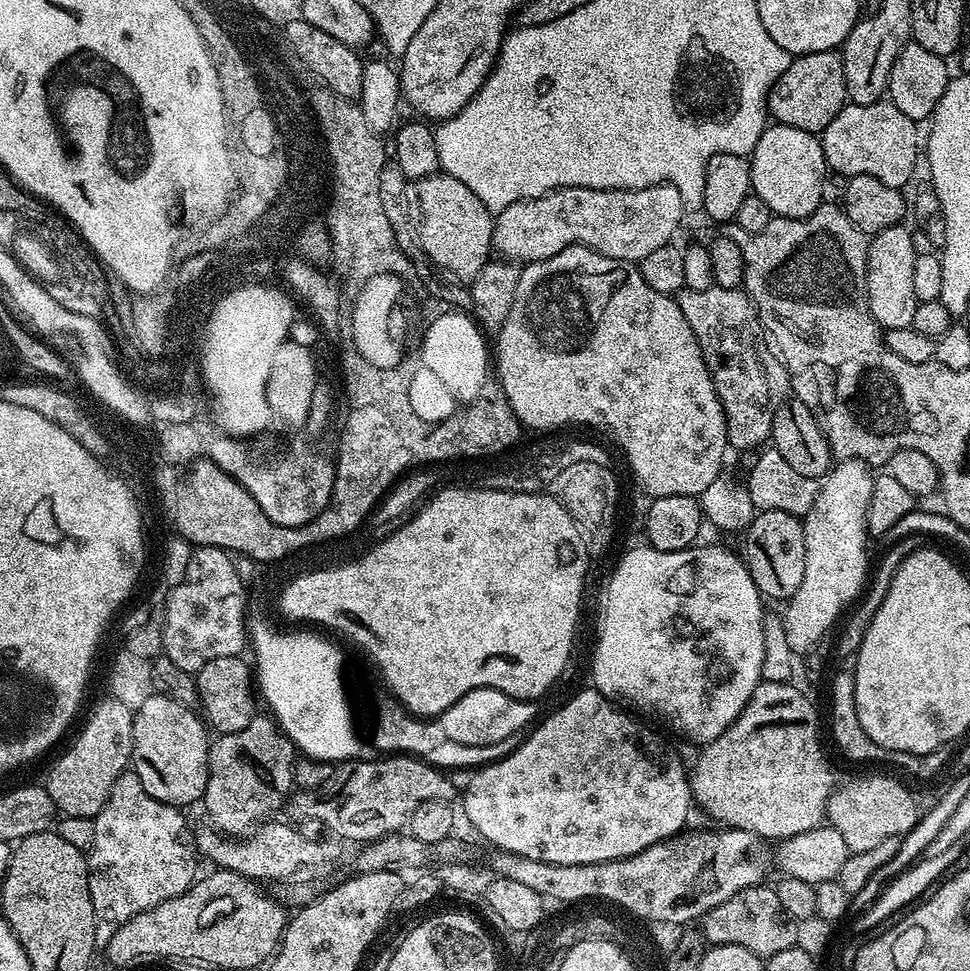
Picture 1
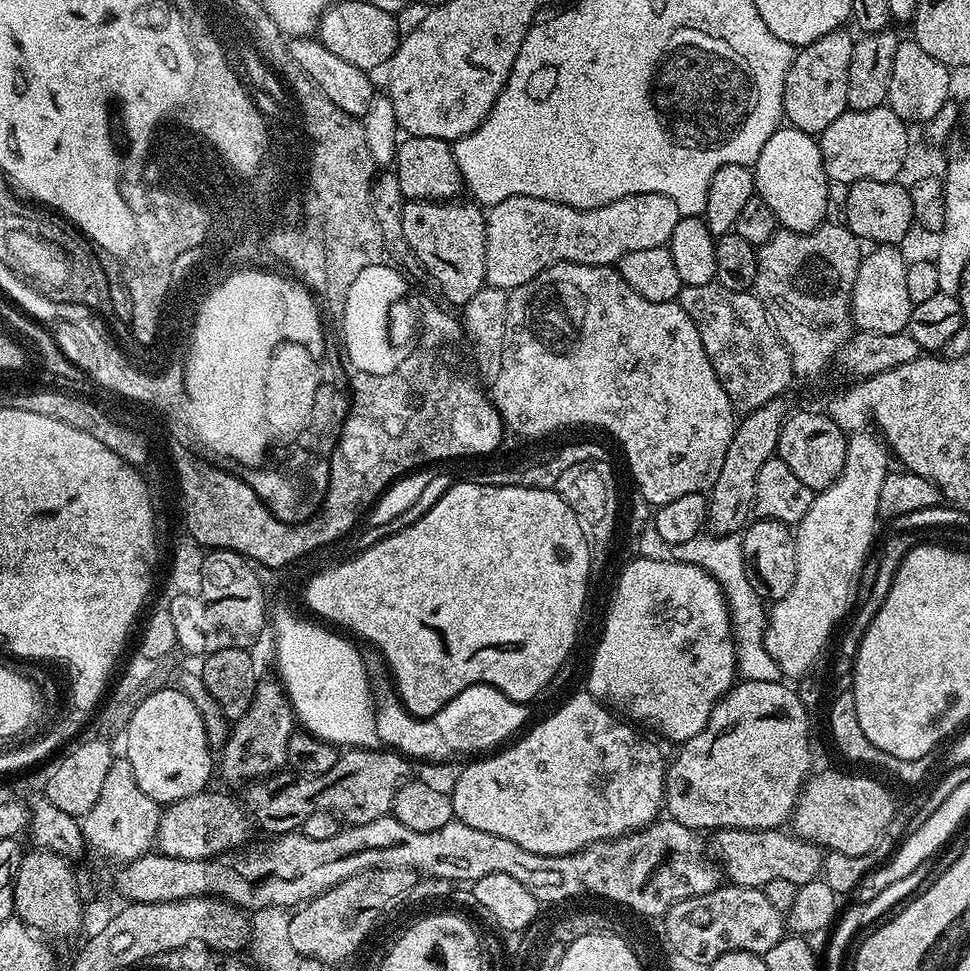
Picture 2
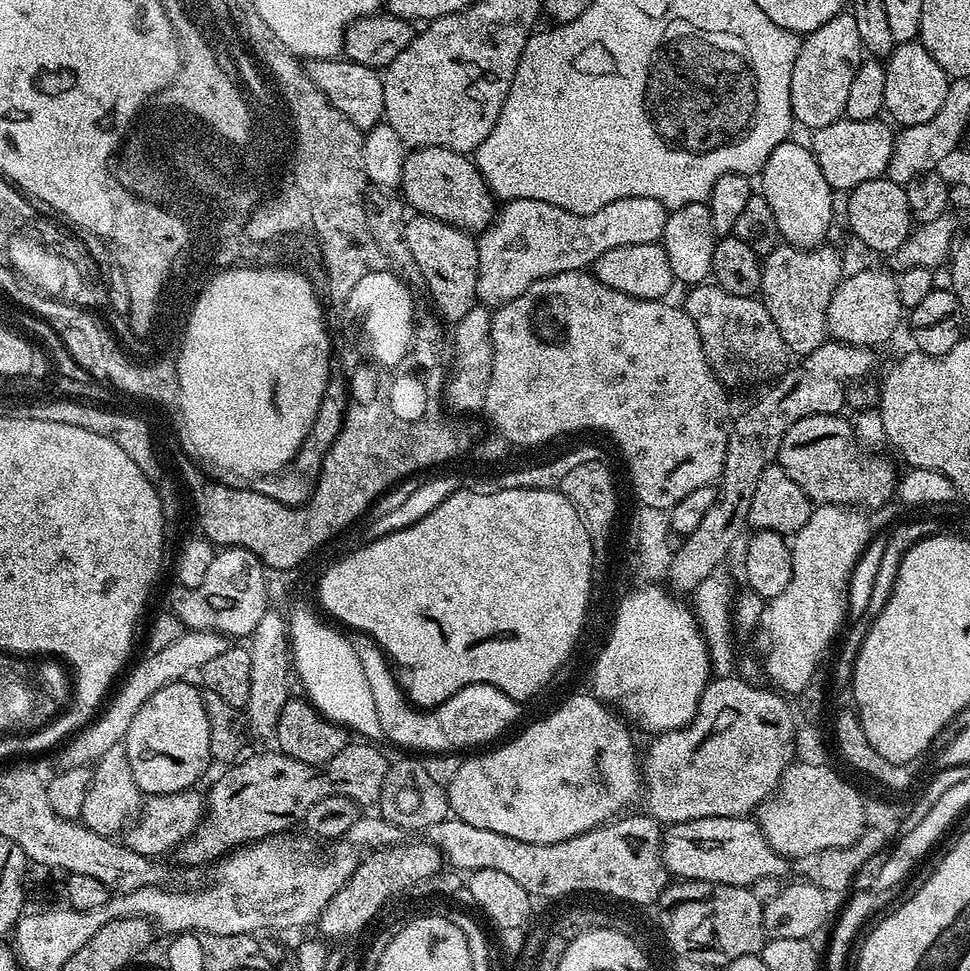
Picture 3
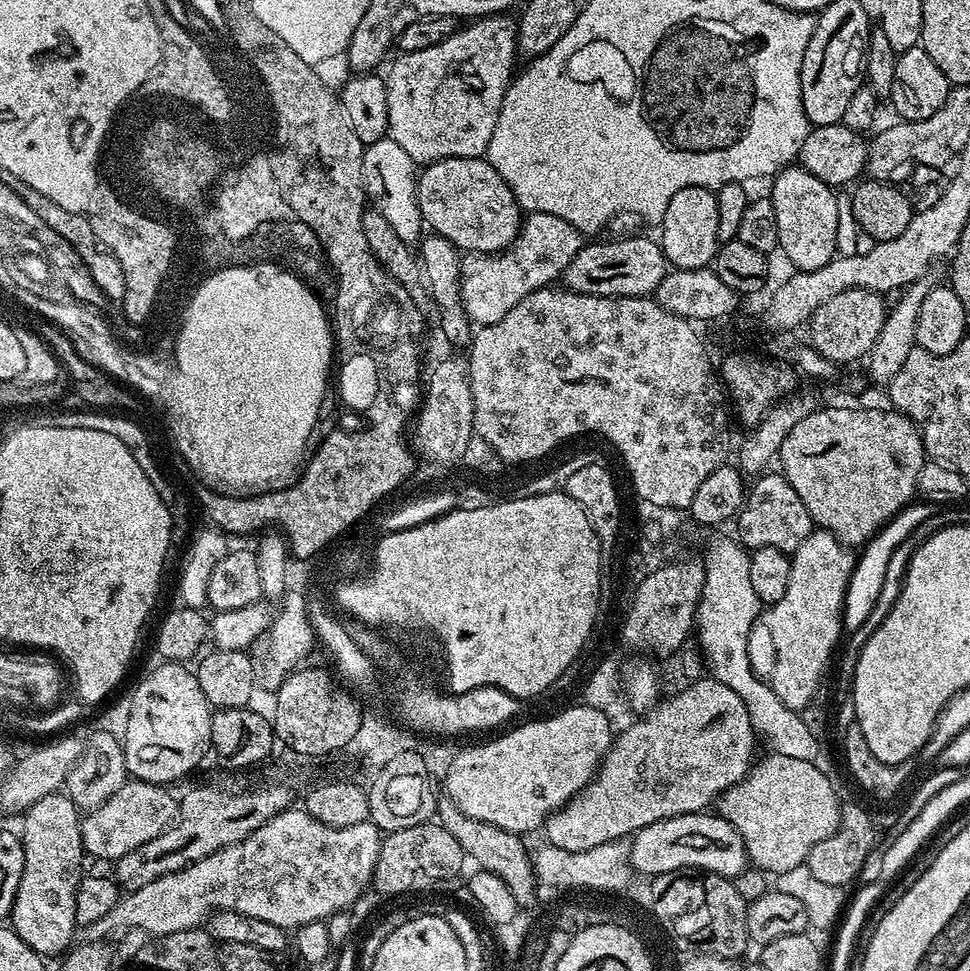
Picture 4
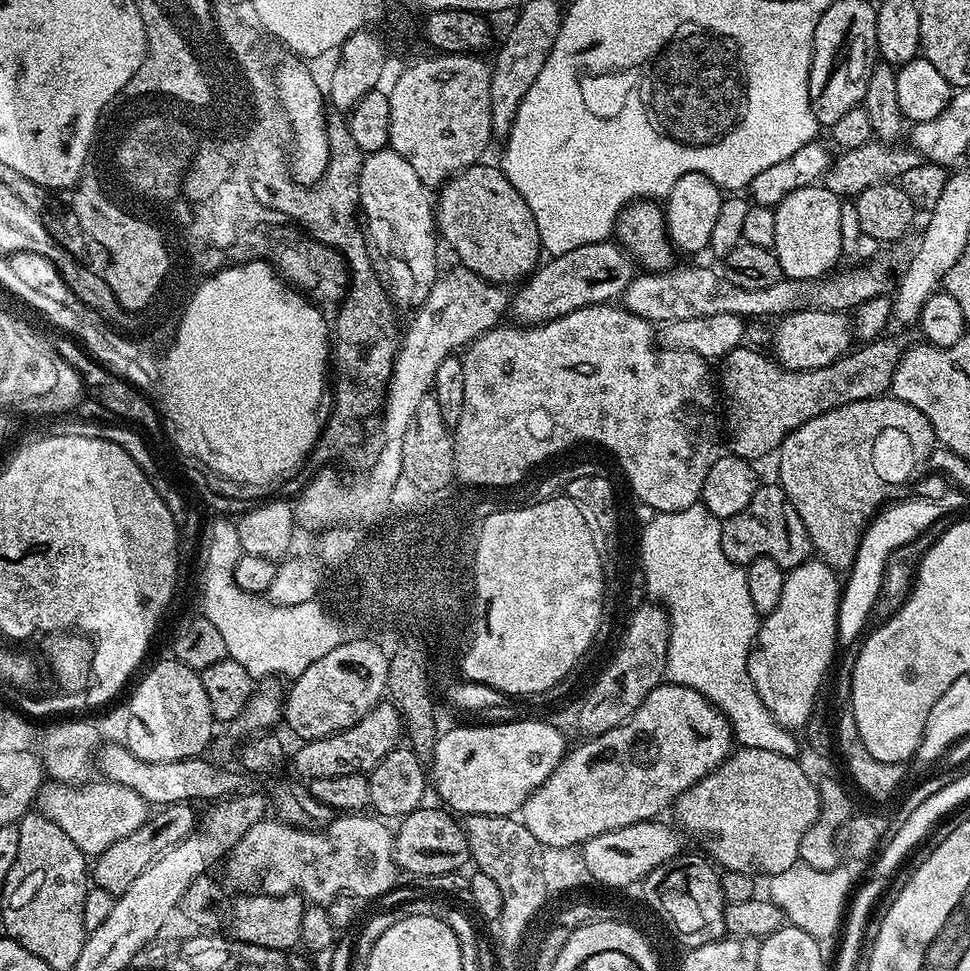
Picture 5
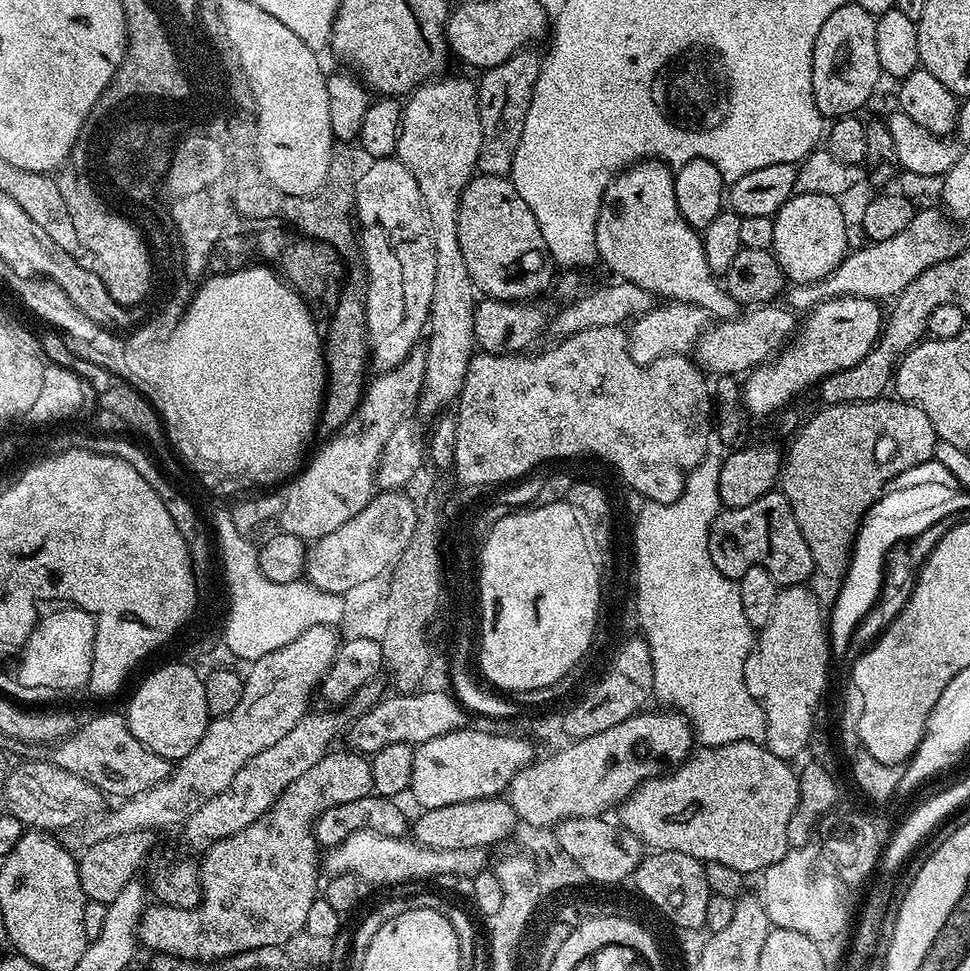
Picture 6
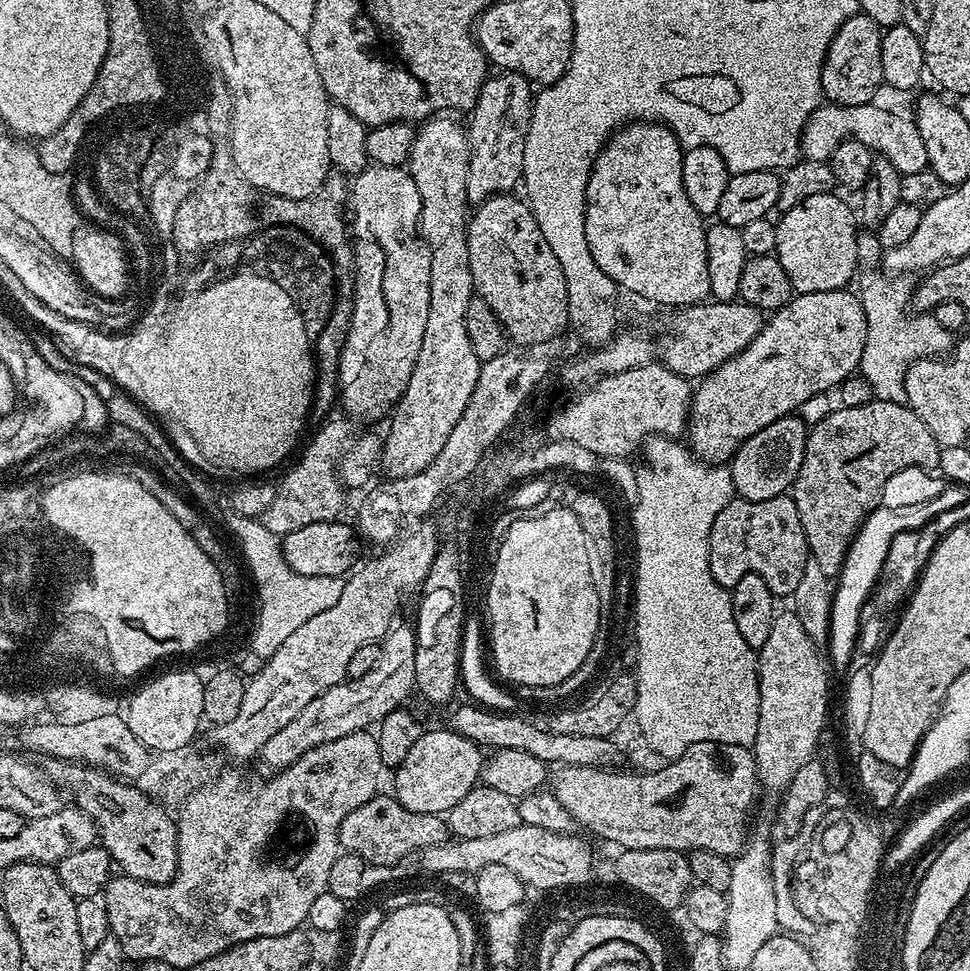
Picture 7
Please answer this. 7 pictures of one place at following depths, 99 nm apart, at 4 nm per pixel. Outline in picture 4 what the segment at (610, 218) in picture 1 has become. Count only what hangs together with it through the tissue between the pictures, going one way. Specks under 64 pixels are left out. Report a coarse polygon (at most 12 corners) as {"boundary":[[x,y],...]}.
{"boundary":[[529,212],[502,252],[460,257],[469,321],[506,318],[555,285],[585,237]]}

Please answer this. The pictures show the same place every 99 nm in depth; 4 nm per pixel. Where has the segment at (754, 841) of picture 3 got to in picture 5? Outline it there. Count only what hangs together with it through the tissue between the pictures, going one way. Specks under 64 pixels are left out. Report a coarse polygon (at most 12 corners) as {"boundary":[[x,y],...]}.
{"boundary":[[643,820],[590,838],[587,868],[609,884],[682,852],[671,823]]}

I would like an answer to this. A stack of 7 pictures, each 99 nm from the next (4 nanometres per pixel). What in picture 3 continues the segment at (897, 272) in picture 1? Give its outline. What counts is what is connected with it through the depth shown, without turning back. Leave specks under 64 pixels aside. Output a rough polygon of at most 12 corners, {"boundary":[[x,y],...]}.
{"boundary":[[880,268],[845,275],[826,332],[875,349],[906,309],[897,277]]}

